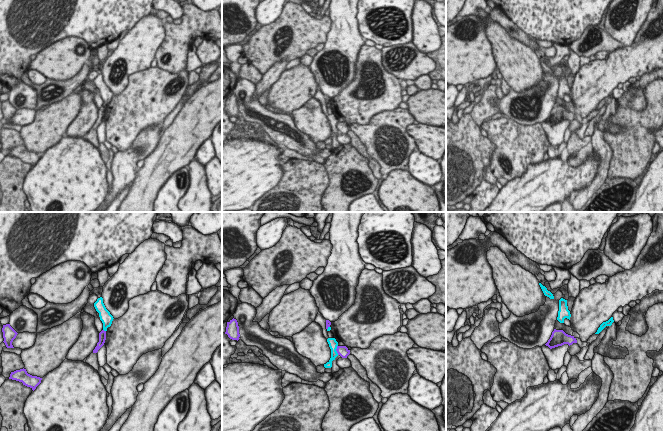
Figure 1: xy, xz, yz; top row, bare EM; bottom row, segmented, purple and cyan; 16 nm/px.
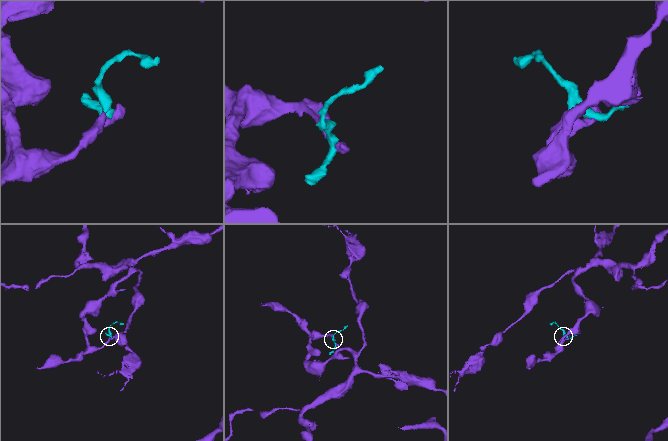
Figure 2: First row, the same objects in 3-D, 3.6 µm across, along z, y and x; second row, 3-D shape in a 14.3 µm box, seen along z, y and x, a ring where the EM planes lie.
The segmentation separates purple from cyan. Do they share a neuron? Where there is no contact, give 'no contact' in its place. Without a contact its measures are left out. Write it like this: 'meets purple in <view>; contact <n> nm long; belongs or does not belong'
meets purple in xz; contact 160 nm long; does not belong

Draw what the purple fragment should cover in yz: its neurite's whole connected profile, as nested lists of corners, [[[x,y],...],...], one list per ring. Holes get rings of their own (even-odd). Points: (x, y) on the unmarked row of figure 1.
[[[554,105],[550,115],[545,121],[552,125],[564,120],[568,120],[570,122],[573,119],[577,119],[577,116],[574,112],[566,110],[563,106]]]

